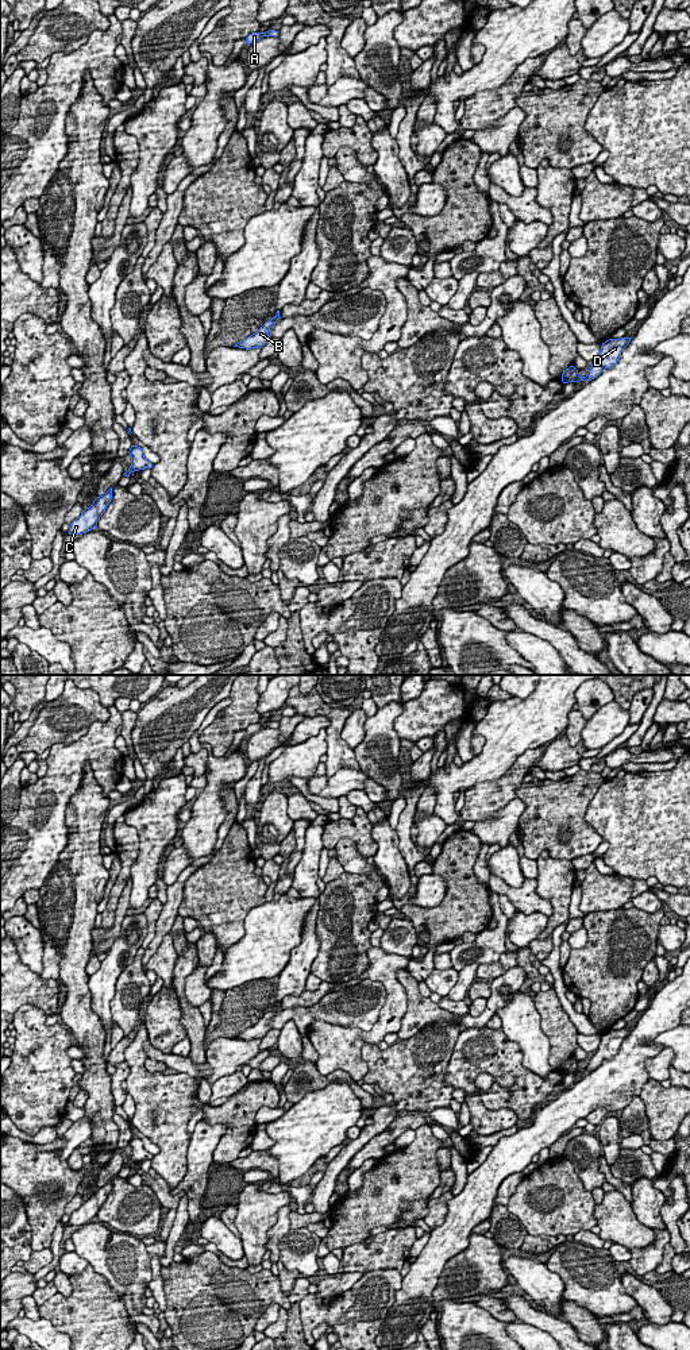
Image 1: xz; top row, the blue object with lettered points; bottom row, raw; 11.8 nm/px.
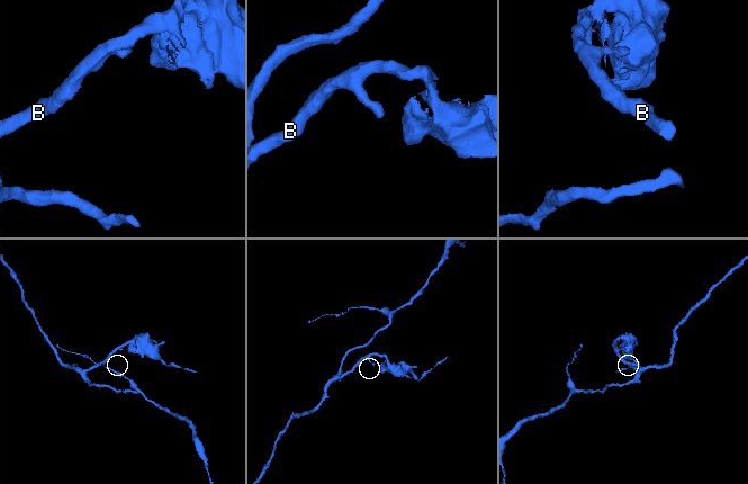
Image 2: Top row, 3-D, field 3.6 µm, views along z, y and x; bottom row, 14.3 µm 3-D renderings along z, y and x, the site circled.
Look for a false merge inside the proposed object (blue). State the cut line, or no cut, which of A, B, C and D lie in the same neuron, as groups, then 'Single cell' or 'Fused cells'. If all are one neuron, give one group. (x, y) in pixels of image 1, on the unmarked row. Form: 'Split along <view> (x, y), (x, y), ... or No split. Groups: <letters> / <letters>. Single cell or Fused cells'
Split along xz (577, 1067), (573, 1072). Groups: A B C / D. Fused cells

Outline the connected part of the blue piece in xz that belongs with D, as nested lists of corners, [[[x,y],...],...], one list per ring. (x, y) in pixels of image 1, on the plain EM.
[[[621,1029],[621,1030],[609,1030],[608,1033],[601,1035],[601,1042],[598,1049],[591,1056],[587,1066],[585,1069],[577,1068],[574,1073],[579,1072],[591,1072],[597,1069],[604,1060],[610,1060],[617,1054],[622,1041],[629,1035],[632,1029]]]

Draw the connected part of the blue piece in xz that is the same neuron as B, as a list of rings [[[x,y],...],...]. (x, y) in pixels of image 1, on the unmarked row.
[[[277,1002],[275,1008],[266,1012],[254,1026],[246,1029],[243,1033],[239,1033],[234,1038],[239,1040],[262,1040],[271,1029],[267,1022],[275,1017],[280,1011],[280,1002]]]

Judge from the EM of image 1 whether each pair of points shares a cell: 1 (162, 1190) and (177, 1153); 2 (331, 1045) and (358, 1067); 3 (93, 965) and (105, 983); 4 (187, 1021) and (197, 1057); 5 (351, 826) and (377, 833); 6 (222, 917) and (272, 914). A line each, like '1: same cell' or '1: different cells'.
1: different cells
2: same cell
3: different cells
4: same cell
5: different cells
6: different cells

